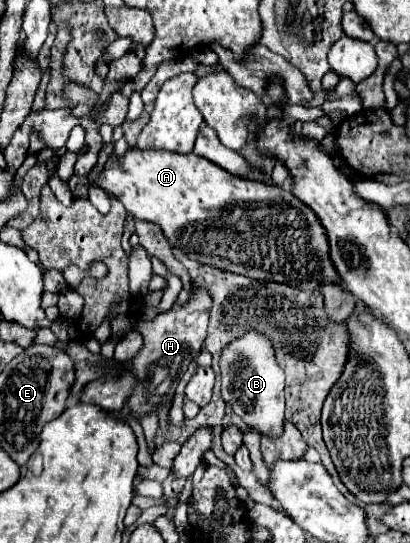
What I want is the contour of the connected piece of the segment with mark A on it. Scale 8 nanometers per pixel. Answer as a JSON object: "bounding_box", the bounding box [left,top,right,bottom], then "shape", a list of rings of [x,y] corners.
{"bounding_box":[95,151,341,289],"shape":[[[133,151],[119,161],[107,161],[105,171],[95,179],[95,185],[103,187],[109,195],[115,195],[125,205],[127,213],[135,219],[157,223],[169,243],[181,249],[189,259],[211,265],[221,271],[245,275],[259,281],[287,283],[297,289],[319,289],[325,285],[341,285],[335,265],[329,257],[327,231],[319,217],[301,203],[291,191],[275,183],[265,183],[247,177],[233,177],[219,165],[205,161],[195,153],[171,153],[171,151]]]}

